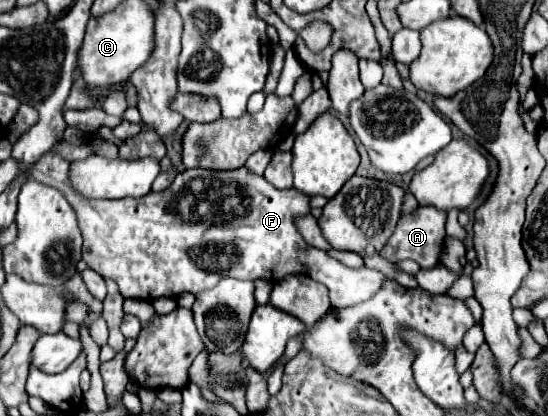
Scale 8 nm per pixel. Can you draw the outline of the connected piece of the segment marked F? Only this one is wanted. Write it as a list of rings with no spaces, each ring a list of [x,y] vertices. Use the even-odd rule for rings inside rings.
[[[45,153],[33,167],[33,179],[39,183],[47,183],[69,199],[75,209],[75,217],[79,223],[79,231],[83,235],[83,261],[103,275],[105,279],[113,279],[119,287],[119,293],[125,299],[143,299],[155,301],[159,297],[177,297],[185,291],[197,295],[203,289],[215,287],[221,277],[229,275],[235,279],[255,281],[259,277],[267,281],[281,279],[293,273],[307,273],[311,279],[323,283],[329,289],[329,297],[333,299],[333,307],[349,307],[357,301],[367,301],[375,291],[381,289],[385,275],[375,269],[349,269],[337,259],[329,257],[325,251],[309,247],[299,235],[293,219],[309,213],[309,197],[295,189],[275,189],[269,181],[259,175],[249,173],[245,167],[235,171],[207,171],[207,169],[187,169],[181,171],[169,189],[161,193],[149,193],[145,197],[133,199],[117,199],[117,201],[87,201],[75,193],[75,189],[67,183],[69,161],[61,159],[55,153]],[[199,219],[207,219],[215,227],[199,227]]]

